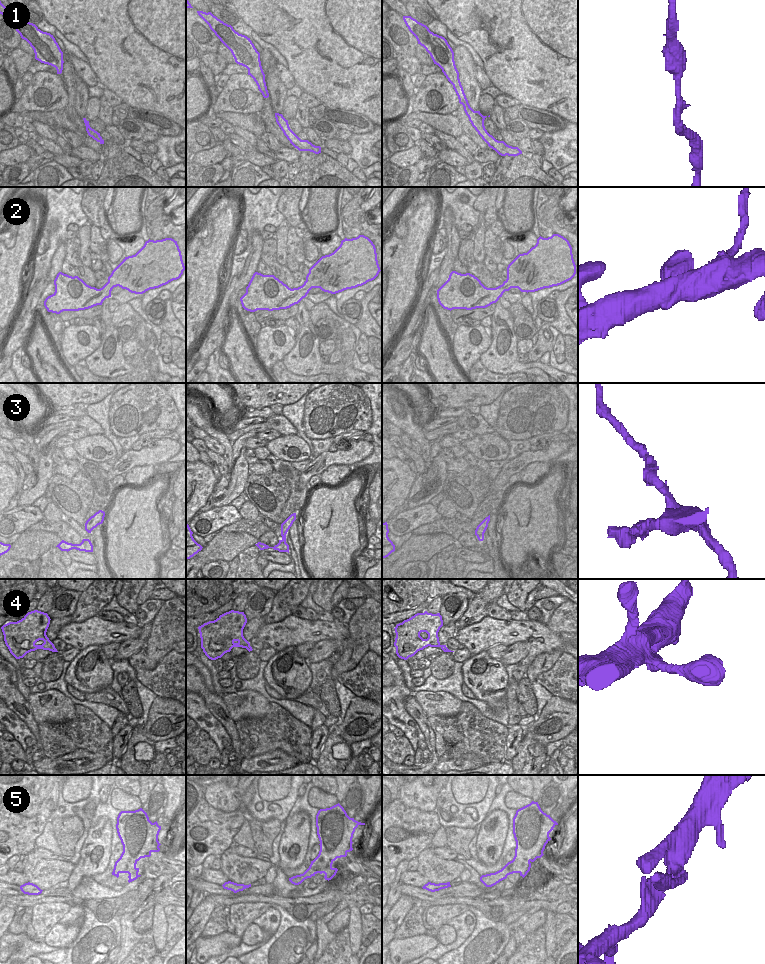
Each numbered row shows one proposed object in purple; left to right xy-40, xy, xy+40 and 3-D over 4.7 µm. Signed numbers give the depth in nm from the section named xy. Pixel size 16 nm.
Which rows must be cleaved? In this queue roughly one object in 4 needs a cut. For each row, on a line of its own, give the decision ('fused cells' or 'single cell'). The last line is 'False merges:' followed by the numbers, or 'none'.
1: single cell
2: single cell
3: fused cells
4: single cell
5: fused cells
False merges: 3, 5

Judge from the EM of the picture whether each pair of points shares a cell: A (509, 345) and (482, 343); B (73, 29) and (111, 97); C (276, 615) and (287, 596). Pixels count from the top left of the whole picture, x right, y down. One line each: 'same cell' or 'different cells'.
A: different cells
B: different cells
C: same cell

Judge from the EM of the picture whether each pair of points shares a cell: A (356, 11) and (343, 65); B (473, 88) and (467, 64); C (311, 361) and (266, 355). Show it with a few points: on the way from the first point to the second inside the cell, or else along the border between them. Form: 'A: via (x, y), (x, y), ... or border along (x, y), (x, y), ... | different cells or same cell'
A: via (356, 24), (356, 41), (350, 52) | same cell
B: via (469, 82), (467, 70) | same cell
C: border along (295, 337), (295, 345), (281, 360) | different cells

